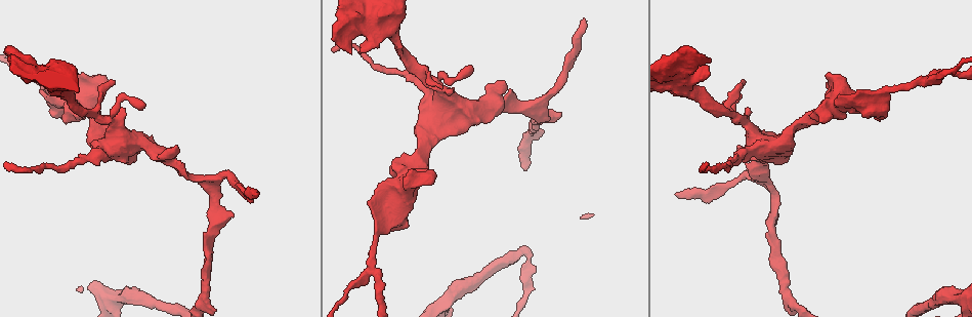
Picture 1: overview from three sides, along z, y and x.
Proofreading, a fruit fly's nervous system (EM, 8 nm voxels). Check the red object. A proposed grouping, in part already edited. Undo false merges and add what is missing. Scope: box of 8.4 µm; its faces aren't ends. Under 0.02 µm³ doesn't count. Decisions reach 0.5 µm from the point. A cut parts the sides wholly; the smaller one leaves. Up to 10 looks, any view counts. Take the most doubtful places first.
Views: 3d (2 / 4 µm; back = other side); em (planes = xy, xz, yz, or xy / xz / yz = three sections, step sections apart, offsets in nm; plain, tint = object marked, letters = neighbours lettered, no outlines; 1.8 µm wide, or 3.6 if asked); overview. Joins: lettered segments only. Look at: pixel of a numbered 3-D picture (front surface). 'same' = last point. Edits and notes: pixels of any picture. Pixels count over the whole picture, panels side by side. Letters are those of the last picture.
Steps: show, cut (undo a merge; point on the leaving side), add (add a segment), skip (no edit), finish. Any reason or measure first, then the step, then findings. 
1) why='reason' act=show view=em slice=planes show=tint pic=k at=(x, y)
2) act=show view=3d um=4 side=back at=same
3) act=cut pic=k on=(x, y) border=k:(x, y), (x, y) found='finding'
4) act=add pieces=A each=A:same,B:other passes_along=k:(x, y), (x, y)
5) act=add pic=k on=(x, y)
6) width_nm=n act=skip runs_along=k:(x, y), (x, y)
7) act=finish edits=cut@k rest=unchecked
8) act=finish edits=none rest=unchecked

why='free end' act=show view=em slice=planes show=letters pic=1 at=(254, 195)

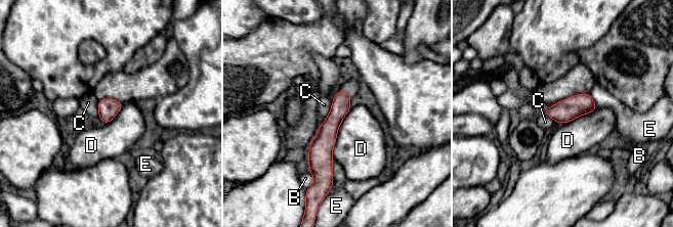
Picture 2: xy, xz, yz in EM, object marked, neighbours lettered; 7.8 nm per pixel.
act=skip each=B:other,C:other,D:other,E:other runs_along=2:(344, 92), (325, 138), (326, 174) found='none of them fits'

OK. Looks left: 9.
why='calibre changes' act=show view=em slice=yz step=16 show=plain pic=1 at=(372, 13)

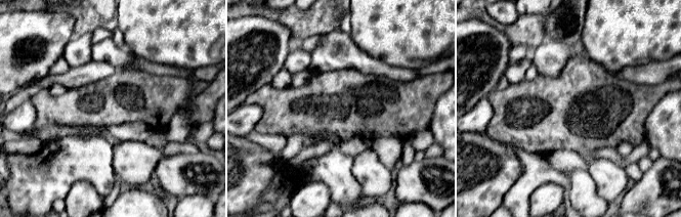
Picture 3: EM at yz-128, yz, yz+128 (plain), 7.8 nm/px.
why='see the neighbours' act=show view=em slice=yz step=16 show=letters at=same

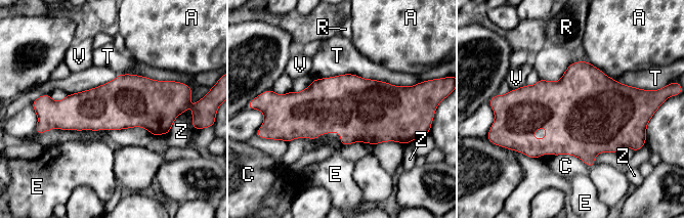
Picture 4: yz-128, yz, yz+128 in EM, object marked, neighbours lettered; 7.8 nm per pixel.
width_nm=400 act=skip each=A:other,C:other,E:other,R:other,T:other,V:other,Z:other border=4:(312, 79), (356, 74), (408, 86) found='continuous, no second cell'

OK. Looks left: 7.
why='abrupt turn' act=show view=3d um=4 pic=1 at=(829, 109)

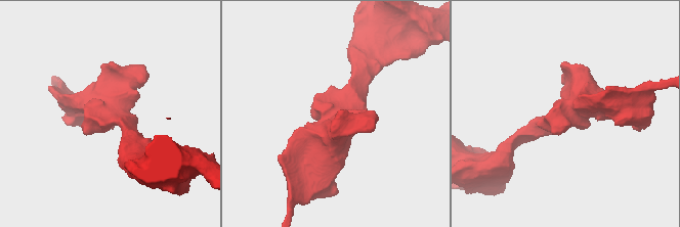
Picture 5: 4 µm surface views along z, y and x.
why='shape alone is not enough' act=show view=em slice=planes show=letters pic=5 at=(112, 117)

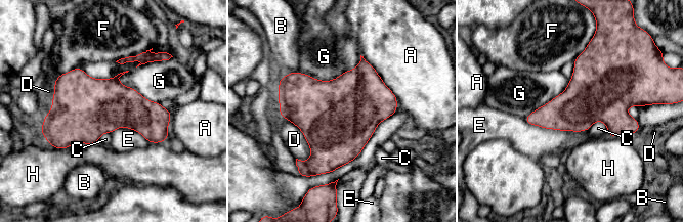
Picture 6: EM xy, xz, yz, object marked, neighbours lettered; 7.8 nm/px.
longest_contact=G:550nm act=skip each=A:other,B:other,C:other,D:other,E:other,F:other,G:other,H:other border=6:(360, 54), (333, 79), (296, 71) found='all the same cell'

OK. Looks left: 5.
act=show view=em slice=xy step=8 show=tint pic=1 at=(372, 270)

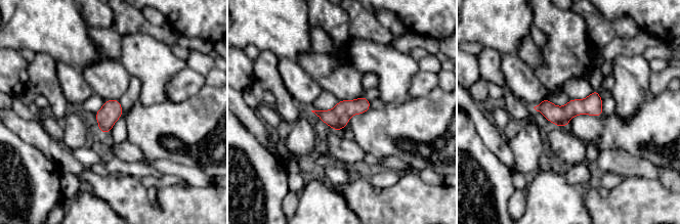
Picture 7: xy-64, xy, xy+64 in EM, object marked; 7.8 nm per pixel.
why='cut it another way' act=show view=em slice=planes show=letters at=same

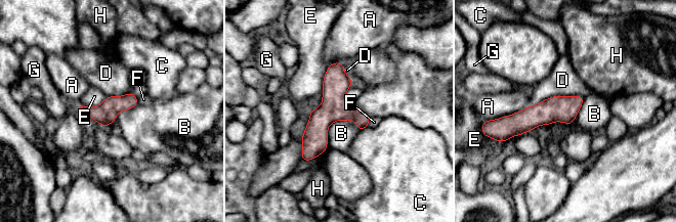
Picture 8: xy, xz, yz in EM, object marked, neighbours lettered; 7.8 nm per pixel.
act=skip each=A:other,B:other,C:other,D:other,E:other,F:other,G:other,H:other runs_along=8:(341, 65), (334, 106), (305, 159) found='all the same cell'

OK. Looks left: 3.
act=finish edits=none rest=unchecked

